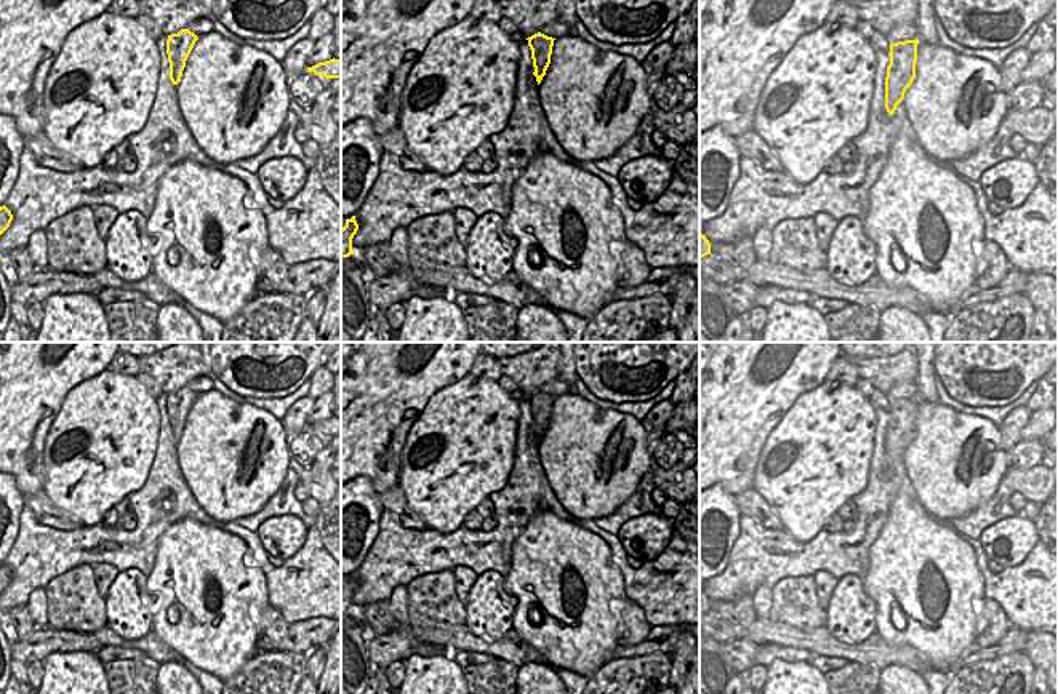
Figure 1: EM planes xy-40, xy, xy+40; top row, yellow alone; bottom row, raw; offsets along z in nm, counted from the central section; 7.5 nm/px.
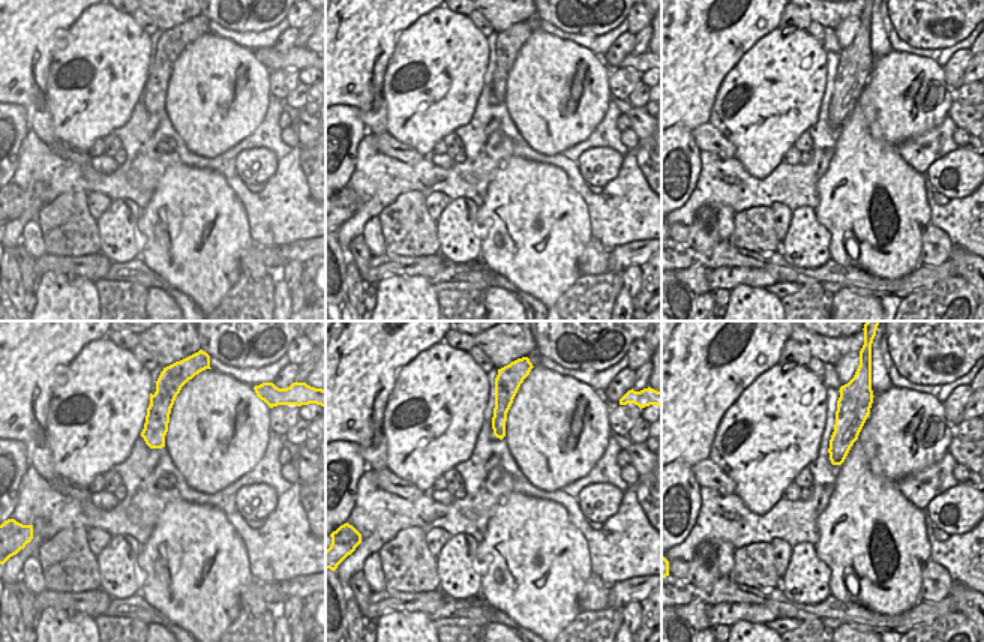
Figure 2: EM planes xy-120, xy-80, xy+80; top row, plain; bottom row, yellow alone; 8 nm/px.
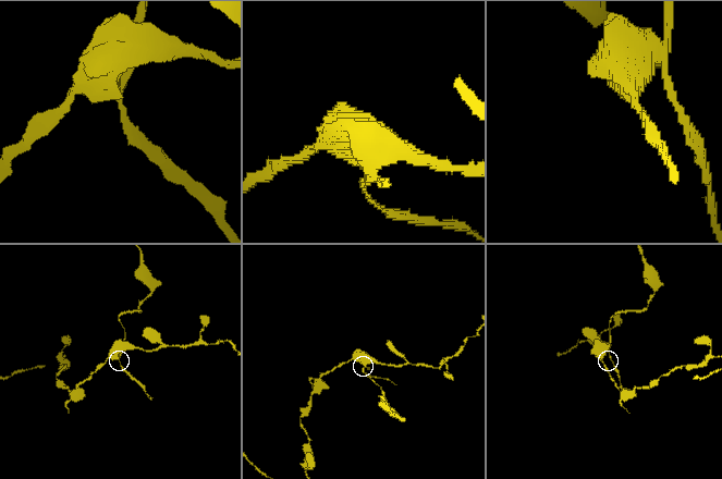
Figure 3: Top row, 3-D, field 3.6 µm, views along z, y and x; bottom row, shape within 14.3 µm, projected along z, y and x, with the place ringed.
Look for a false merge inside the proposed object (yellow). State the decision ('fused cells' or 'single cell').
fused cells

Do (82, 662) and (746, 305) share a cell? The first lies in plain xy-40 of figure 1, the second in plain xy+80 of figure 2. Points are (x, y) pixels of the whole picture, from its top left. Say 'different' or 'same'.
same

